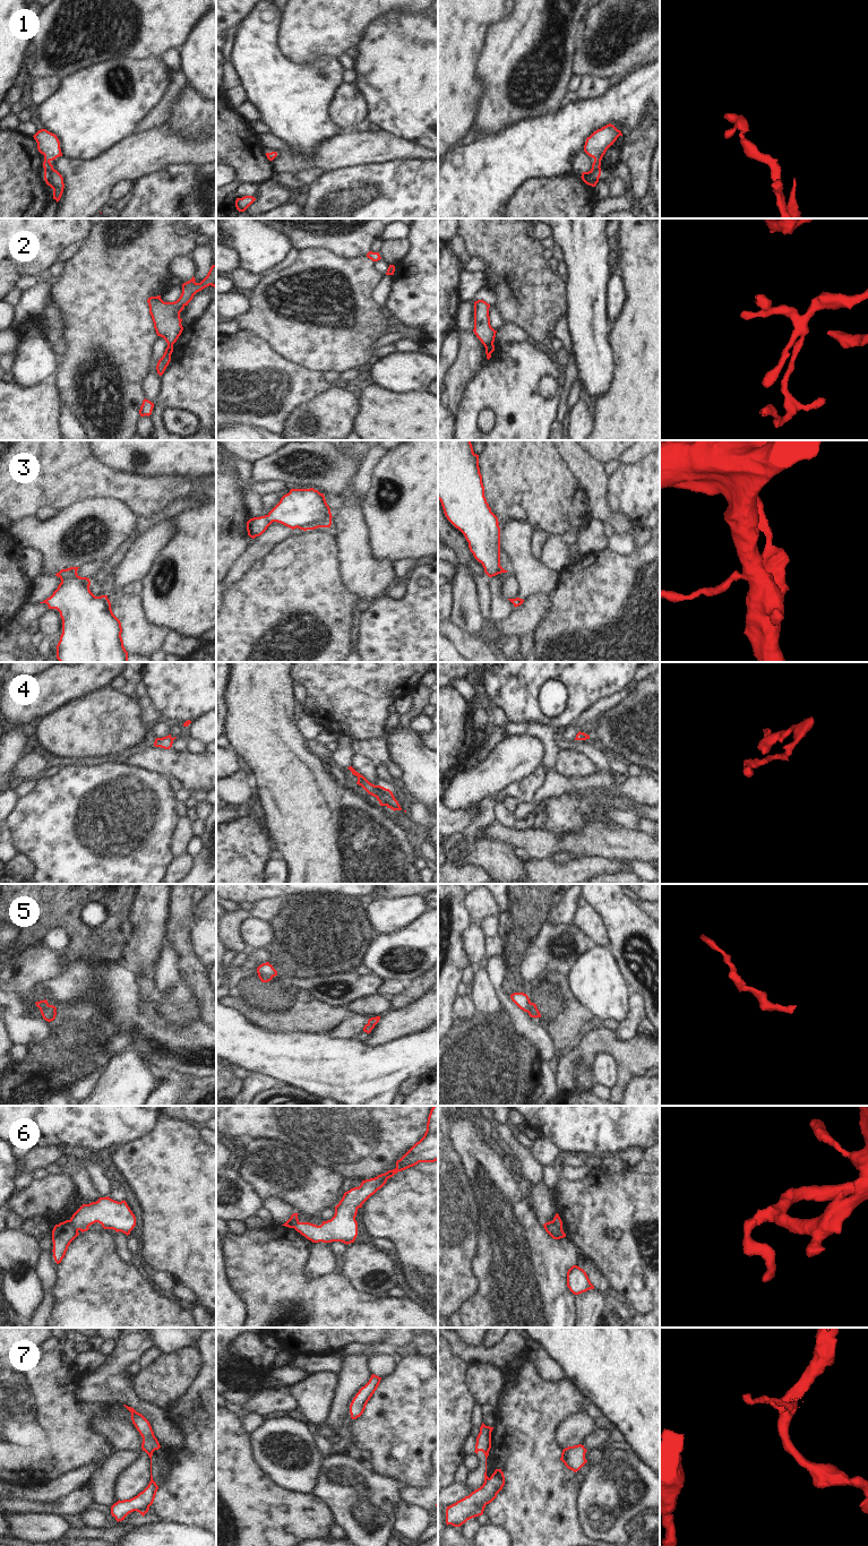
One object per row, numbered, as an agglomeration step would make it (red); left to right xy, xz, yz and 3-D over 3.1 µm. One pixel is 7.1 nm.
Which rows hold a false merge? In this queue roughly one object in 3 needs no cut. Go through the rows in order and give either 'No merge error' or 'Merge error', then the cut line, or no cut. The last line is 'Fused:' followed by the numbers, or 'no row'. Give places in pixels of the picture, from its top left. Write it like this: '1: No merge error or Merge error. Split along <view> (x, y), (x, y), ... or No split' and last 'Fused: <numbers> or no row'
1: No merge error. No split
2: Merge error. Split along yz (492, 342), (484, 346)
3: No merge error. No split
4: No merge error. No split
5: No merge error. No split
6: Merge error. Split along xy (70, 1219), (78, 1229)
7: Merge error. Split along yz (488, 1477), (484, 1482)
Fused: 2, 6, 7

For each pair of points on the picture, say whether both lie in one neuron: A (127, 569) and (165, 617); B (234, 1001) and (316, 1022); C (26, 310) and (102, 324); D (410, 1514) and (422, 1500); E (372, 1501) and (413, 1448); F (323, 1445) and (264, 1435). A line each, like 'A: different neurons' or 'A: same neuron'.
A: different neurons
B: same neuron
C: different neurons
D: different neurons
E: different neurons
F: different neurons

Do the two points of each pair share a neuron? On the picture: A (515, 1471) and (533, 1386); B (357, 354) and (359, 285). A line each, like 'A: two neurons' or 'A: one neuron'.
A: one neuron
B: one neuron

